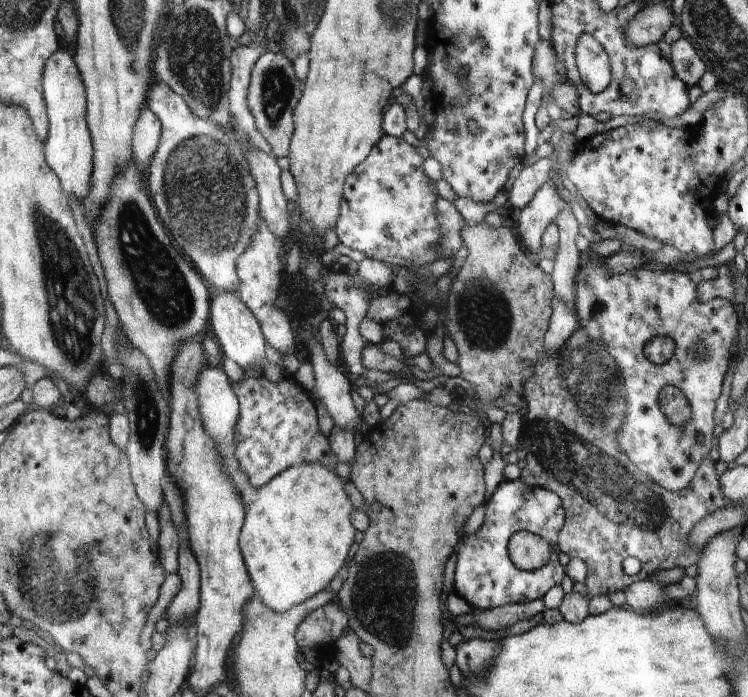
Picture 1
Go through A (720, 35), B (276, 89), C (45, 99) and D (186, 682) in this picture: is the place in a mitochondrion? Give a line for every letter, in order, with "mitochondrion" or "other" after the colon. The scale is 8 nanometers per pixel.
A: mitochondrion
B: mitochondrion
C: other
D: other

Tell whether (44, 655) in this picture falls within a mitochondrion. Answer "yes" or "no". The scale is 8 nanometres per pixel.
no

